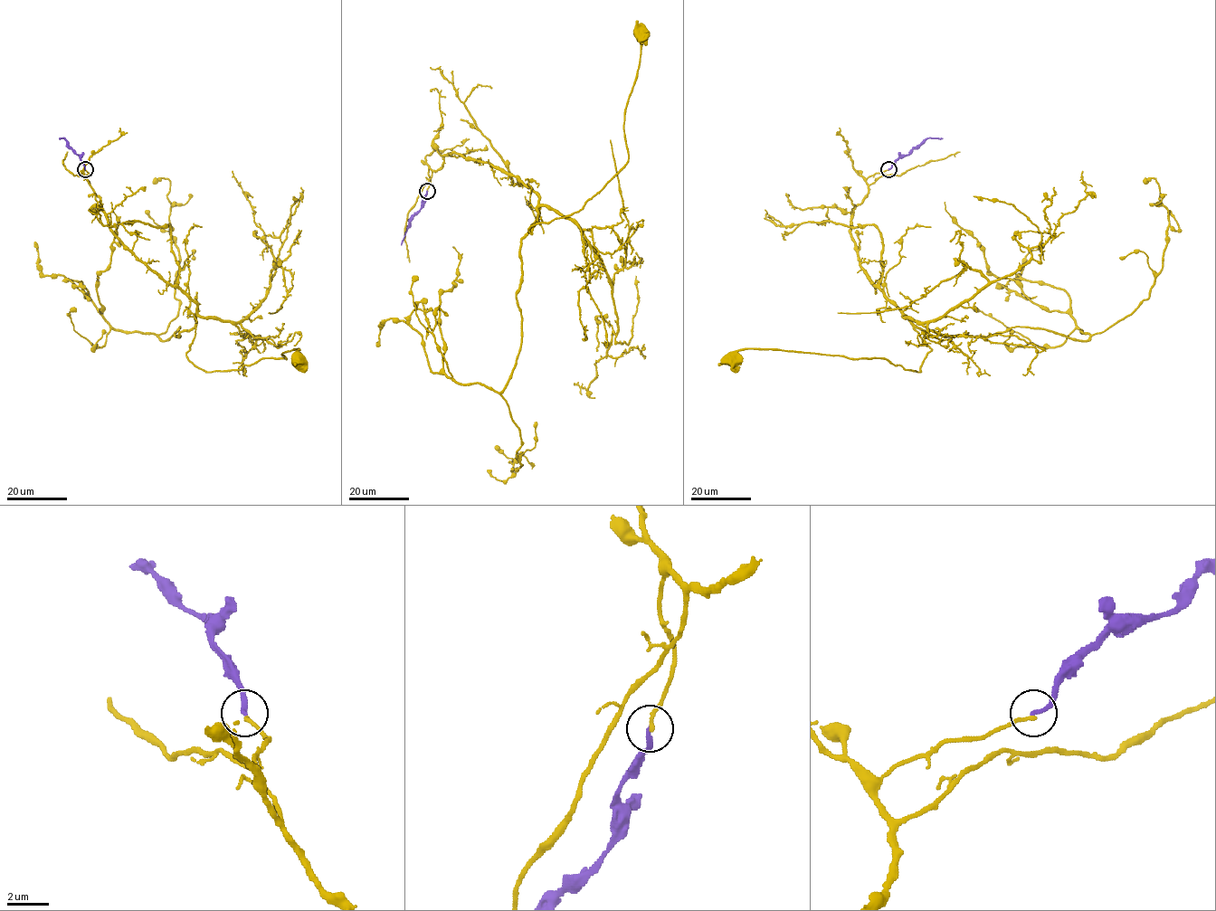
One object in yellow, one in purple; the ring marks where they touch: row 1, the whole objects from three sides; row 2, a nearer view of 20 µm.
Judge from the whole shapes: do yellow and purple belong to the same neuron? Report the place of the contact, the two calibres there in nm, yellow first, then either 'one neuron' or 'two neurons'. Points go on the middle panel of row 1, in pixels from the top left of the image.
(427, 191) | 160/220 nm | two neurons

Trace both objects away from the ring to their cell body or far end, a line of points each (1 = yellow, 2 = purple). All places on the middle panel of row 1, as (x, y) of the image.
1: (427, 191), (429, 169), (459, 153), (538, 197), (531, 233), (578, 212), (627, 162), (640, 33)
2: (427, 191), (421, 209), (413, 216), (401, 244)

